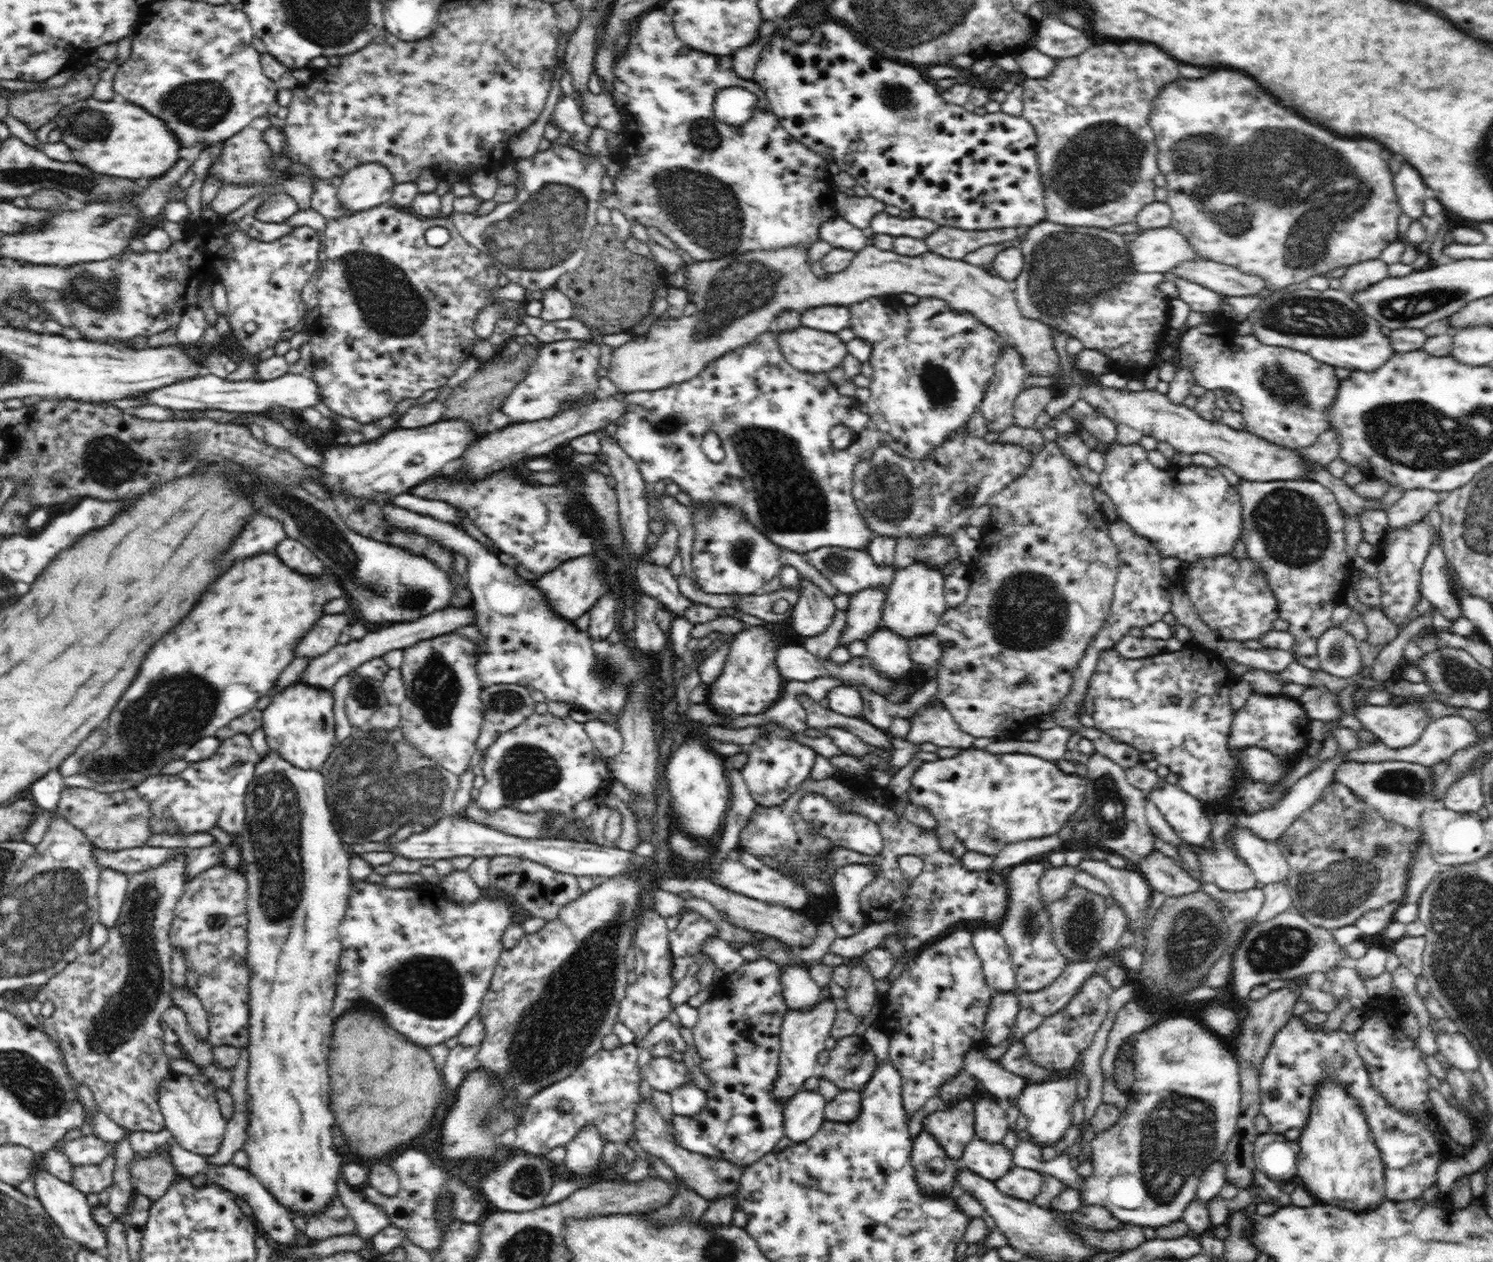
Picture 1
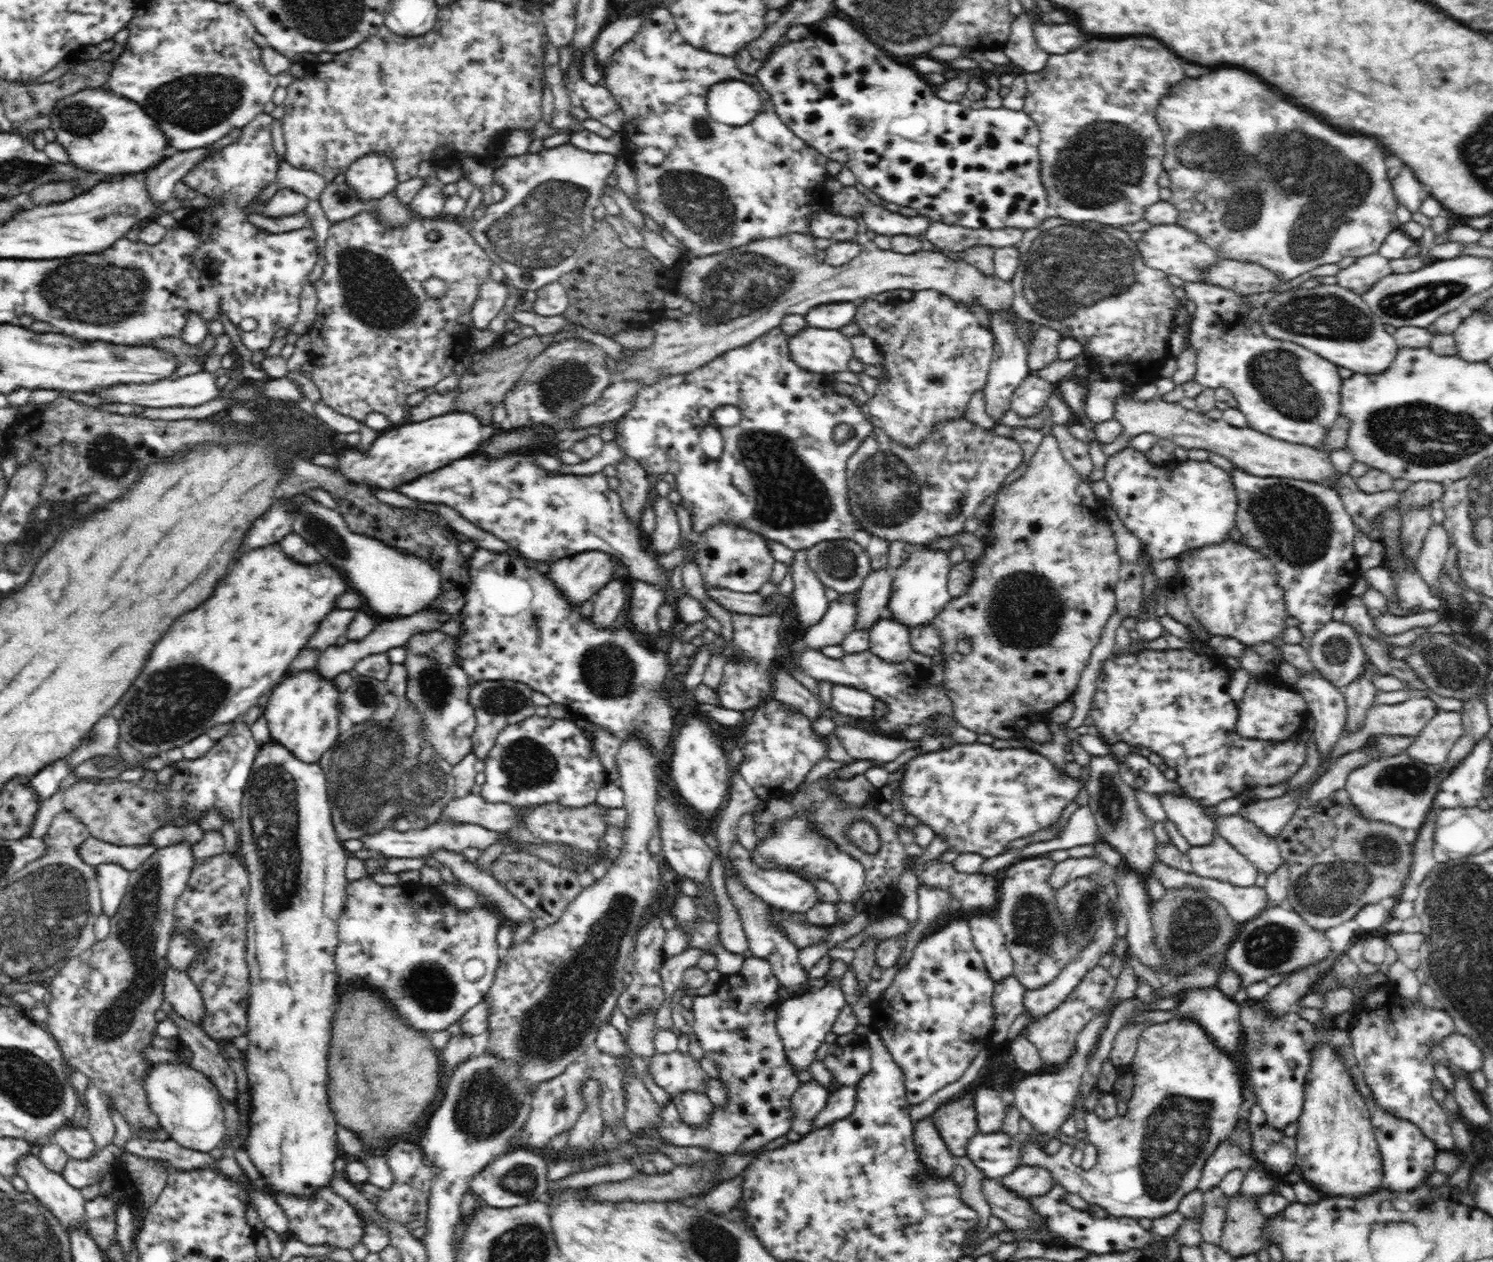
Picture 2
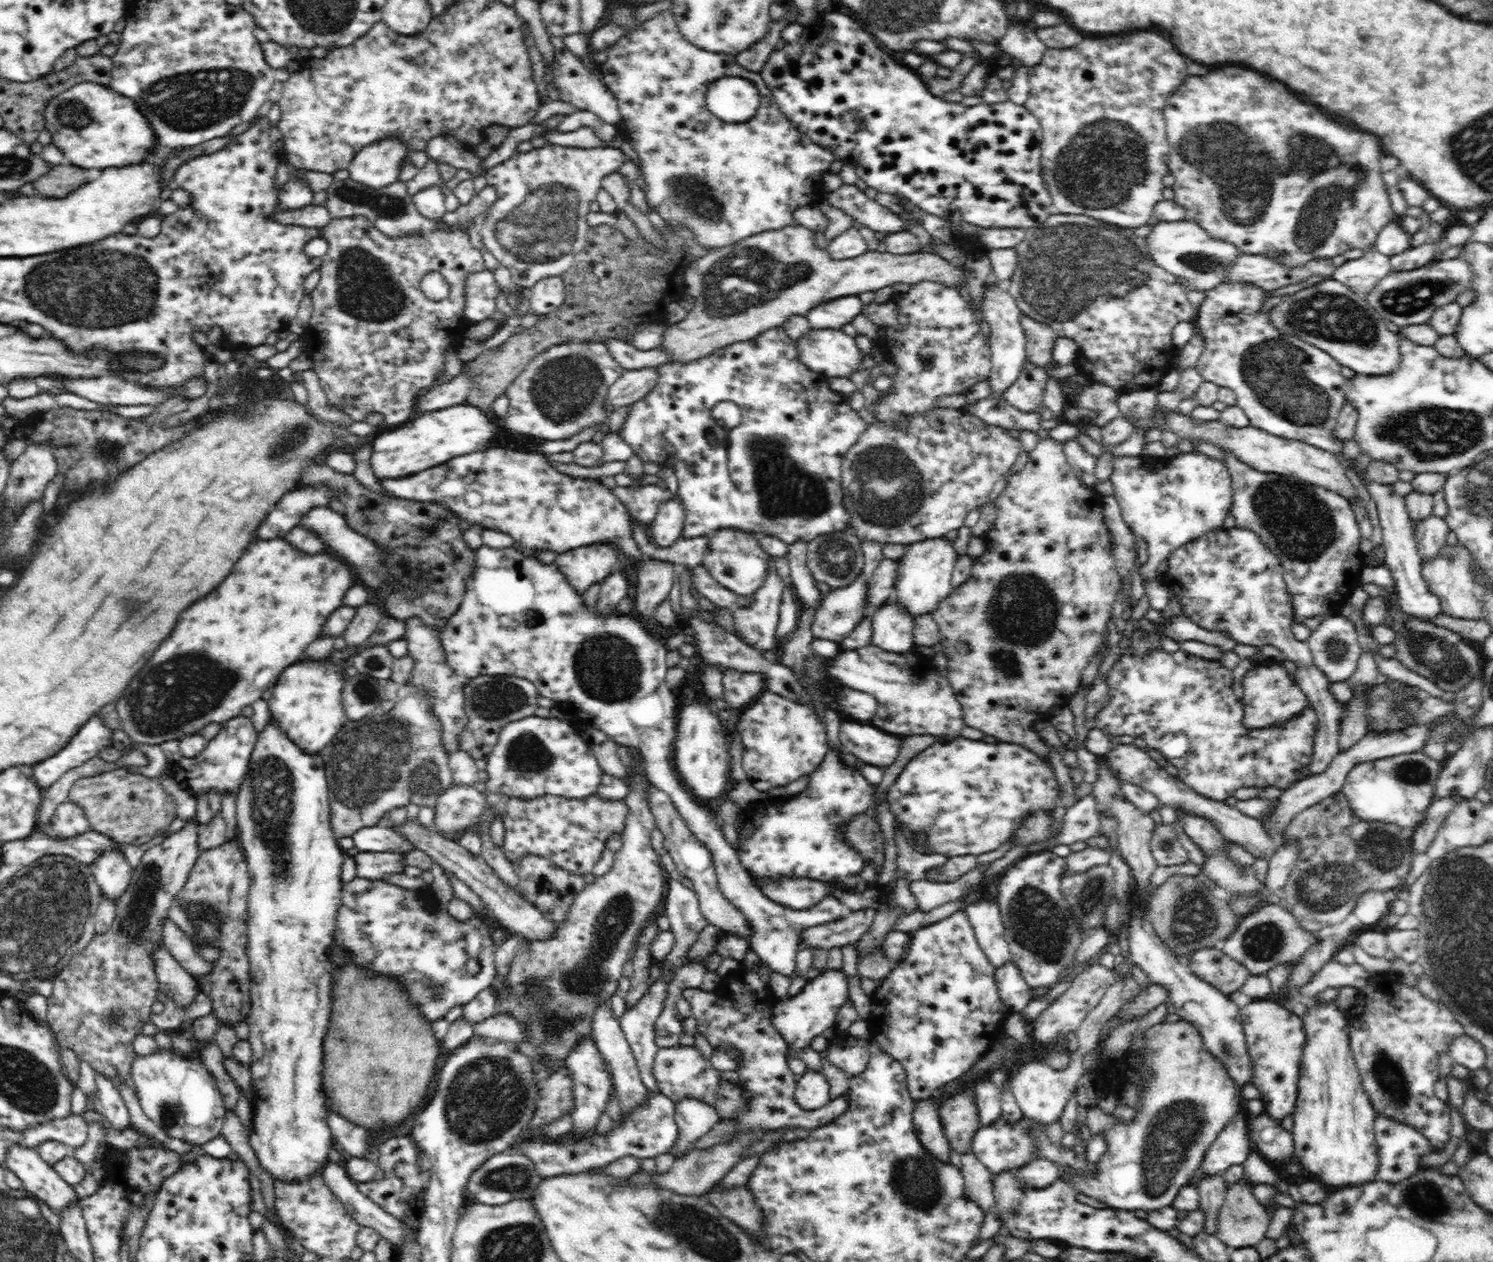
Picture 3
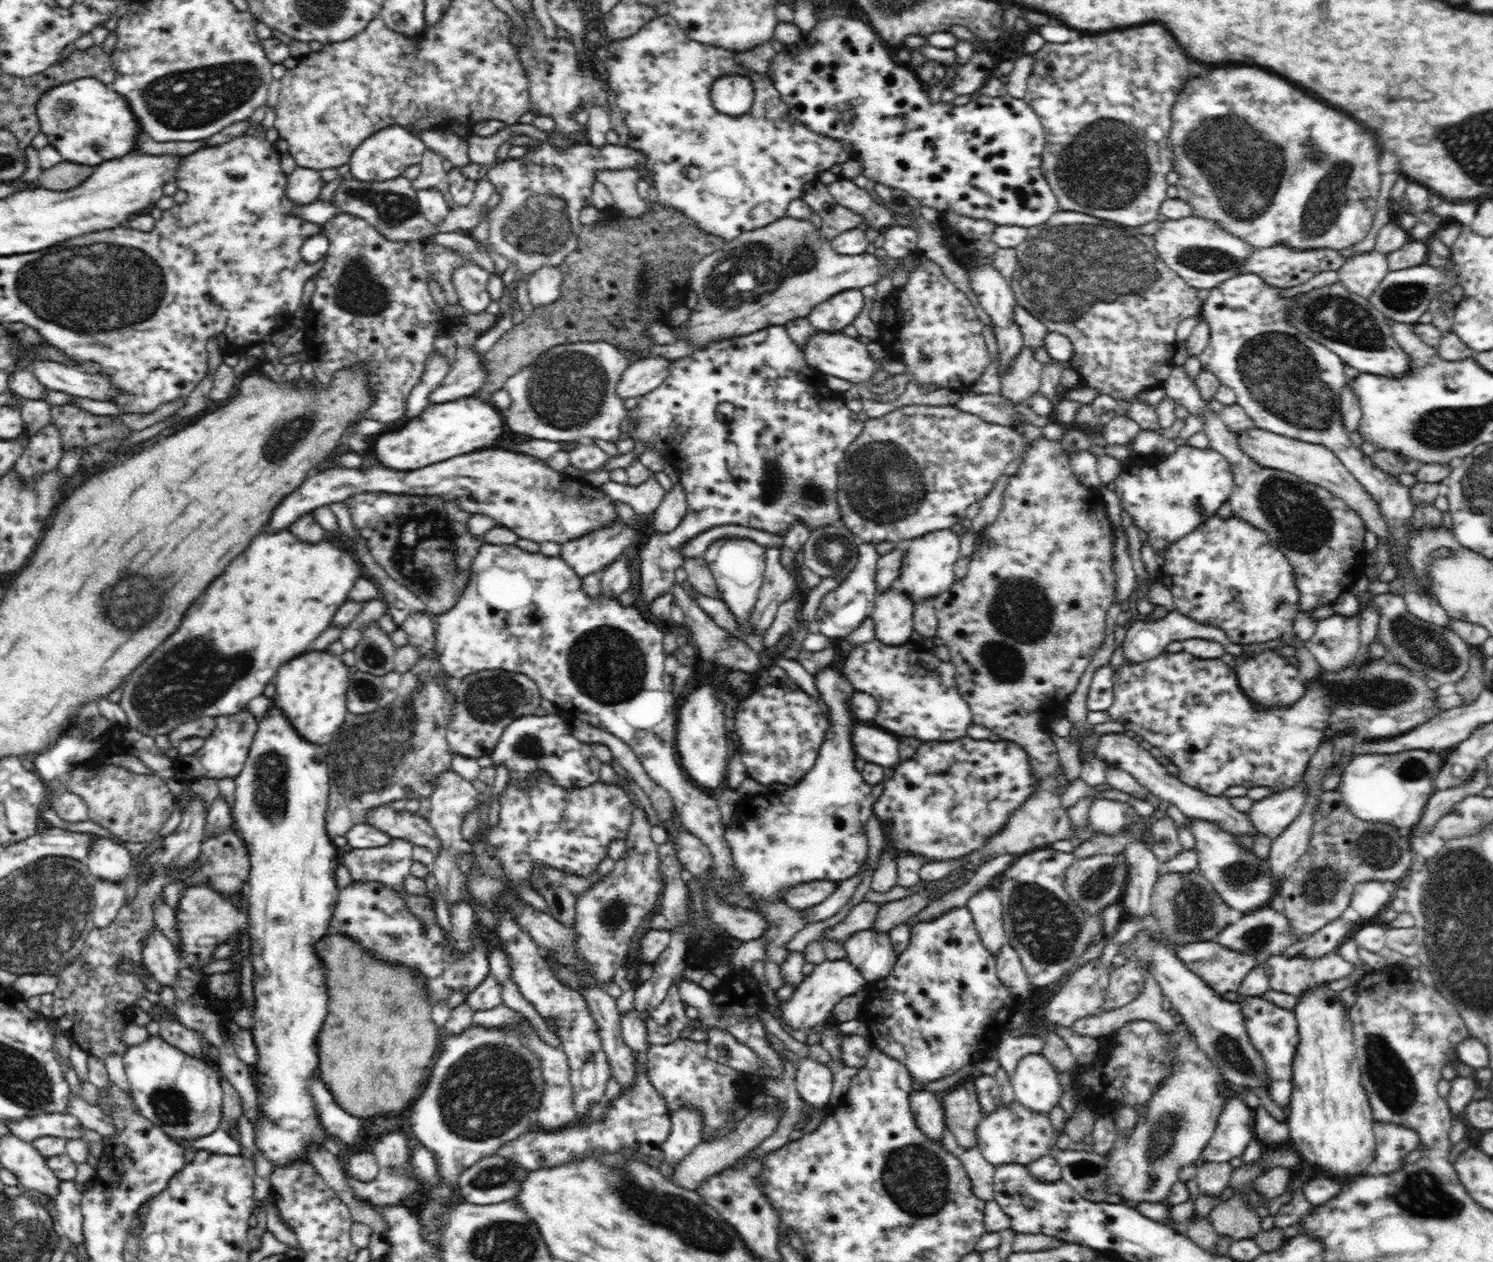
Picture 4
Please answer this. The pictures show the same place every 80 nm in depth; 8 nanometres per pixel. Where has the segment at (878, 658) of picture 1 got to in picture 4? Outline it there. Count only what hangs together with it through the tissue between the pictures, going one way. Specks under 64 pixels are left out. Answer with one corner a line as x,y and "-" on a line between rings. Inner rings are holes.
895,586
878,593
871,612
875,638
888,647
900,647
912,640
914,605
911,598

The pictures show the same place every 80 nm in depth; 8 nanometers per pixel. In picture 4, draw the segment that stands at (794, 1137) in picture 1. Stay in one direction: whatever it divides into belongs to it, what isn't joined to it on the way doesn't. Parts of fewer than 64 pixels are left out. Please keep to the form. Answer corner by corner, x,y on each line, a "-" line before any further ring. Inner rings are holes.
811,1058
798,1062
796,1069
796,1088
802,1100
814,1108
829,1106
828,1100
832,1094
830,1069

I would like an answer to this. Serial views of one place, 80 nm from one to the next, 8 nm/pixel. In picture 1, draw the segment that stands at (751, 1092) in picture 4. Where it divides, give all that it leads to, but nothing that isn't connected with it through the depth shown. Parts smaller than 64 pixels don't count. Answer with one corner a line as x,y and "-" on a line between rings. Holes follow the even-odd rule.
653,1057
642,1068
642,1073
653,1090
671,1093
680,1085
693,1082
689,1070
684,1061
674,1061
670,1057

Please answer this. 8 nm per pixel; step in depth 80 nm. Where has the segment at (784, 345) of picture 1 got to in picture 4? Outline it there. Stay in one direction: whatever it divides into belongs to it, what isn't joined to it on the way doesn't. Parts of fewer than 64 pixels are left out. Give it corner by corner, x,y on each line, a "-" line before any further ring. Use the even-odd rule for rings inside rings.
817,331
808,338
803,353
809,366
818,370
820,374
830,374
855,385
870,380
870,377
879,370
878,363
870,359
866,344
842,332

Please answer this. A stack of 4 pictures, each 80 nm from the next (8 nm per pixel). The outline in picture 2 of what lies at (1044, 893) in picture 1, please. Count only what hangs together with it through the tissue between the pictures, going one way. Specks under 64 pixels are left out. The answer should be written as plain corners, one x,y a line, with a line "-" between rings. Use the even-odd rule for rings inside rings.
1068,857
1062,862
1056,863
1049,876
1049,885
1054,890
1062,889
1070,880
1088,876
1088,874
1100,873
1102,868
1108,867
1102,857
1082,857
1074,859

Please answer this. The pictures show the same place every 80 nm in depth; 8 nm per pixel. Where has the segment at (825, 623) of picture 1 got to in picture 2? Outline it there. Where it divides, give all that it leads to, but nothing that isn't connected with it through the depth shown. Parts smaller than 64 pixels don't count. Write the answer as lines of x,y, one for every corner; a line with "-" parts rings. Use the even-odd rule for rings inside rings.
806,550
794,551
794,560
789,567
794,581
792,607
796,610
795,619
803,626
803,632
818,624
830,606
824,593
825,586
811,569
807,556

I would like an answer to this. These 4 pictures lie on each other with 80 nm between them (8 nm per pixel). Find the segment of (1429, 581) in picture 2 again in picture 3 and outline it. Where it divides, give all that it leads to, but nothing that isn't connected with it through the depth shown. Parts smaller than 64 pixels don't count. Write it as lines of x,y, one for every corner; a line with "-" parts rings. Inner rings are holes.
1430,514
1428,518
1414,522
1414,532
1417,542
1417,551
1423,562
1432,562
1440,556
1442,548
1446,546
1446,535
1449,525
1444,518

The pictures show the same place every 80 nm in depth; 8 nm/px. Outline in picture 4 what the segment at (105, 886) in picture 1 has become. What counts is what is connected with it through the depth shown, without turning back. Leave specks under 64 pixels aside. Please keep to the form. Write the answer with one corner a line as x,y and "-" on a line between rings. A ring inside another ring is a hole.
94,834
85,863
96,878
108,882
124,882
134,872
130,857
124,845

